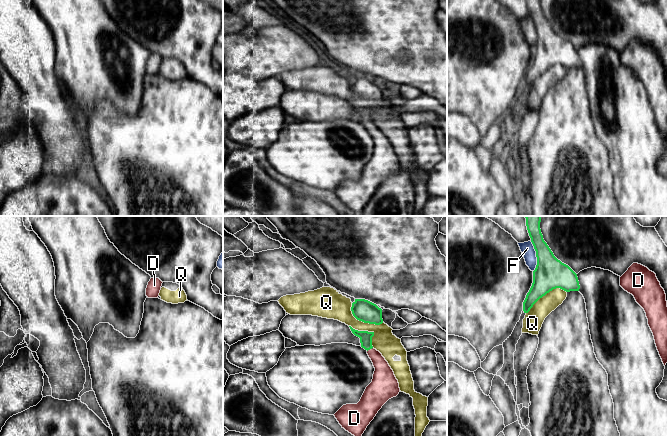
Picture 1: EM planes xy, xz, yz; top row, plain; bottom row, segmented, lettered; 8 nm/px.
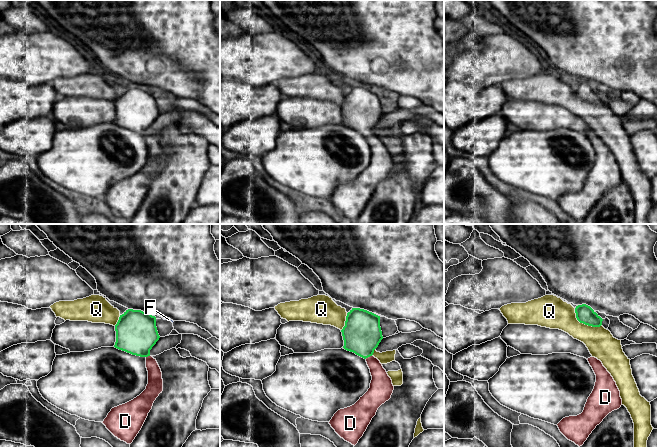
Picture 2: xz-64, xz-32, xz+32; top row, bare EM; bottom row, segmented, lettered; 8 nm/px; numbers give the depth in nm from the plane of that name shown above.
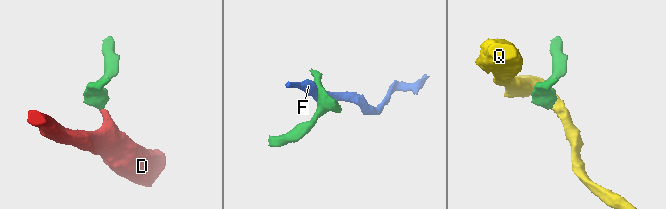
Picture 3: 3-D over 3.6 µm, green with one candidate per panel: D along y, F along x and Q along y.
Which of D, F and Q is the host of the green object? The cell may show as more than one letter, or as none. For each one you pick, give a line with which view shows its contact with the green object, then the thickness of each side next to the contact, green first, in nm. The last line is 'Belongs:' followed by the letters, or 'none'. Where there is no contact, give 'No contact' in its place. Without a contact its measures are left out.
D: Touches green in xz. Thickness 100 nm (green) against 170 nm
Belongs: D

